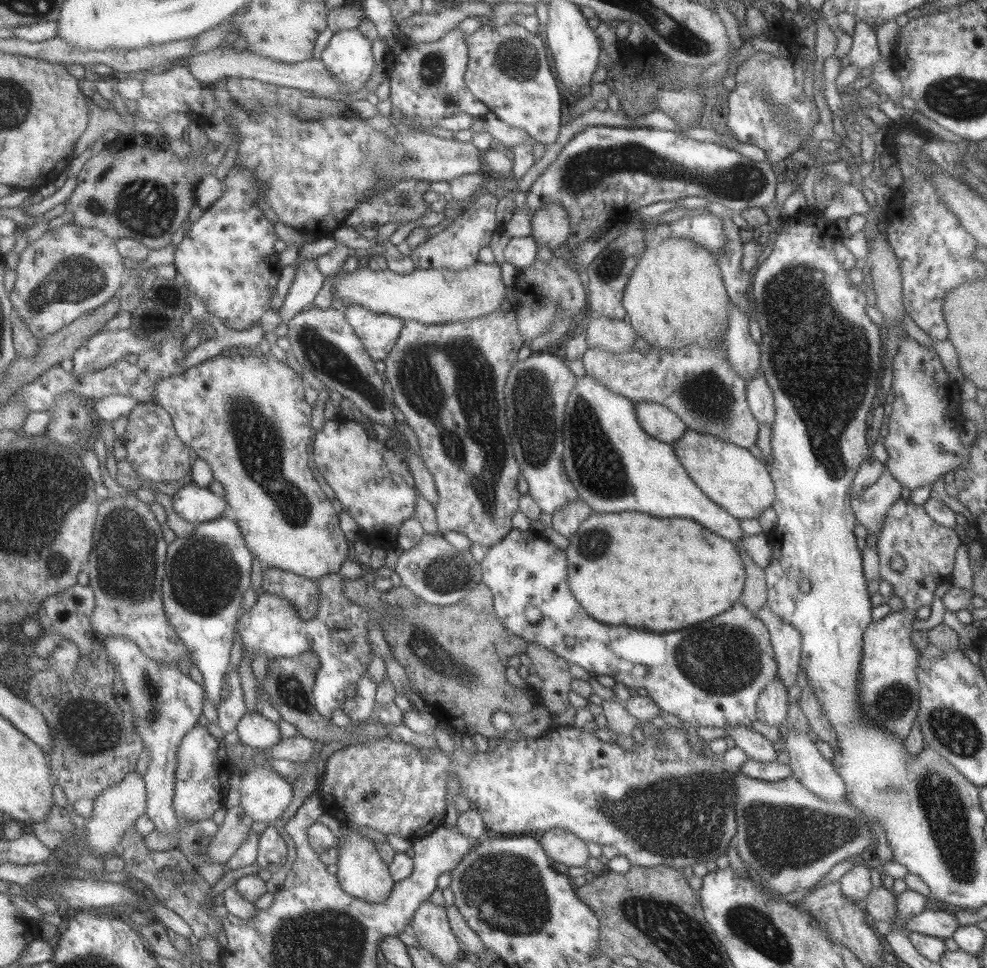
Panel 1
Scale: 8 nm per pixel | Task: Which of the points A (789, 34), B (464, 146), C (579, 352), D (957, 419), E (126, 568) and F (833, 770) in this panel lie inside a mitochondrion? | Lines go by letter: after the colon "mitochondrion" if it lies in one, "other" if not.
A: other
B: other
C: other
D: other
E: mitochondrion
F: other

